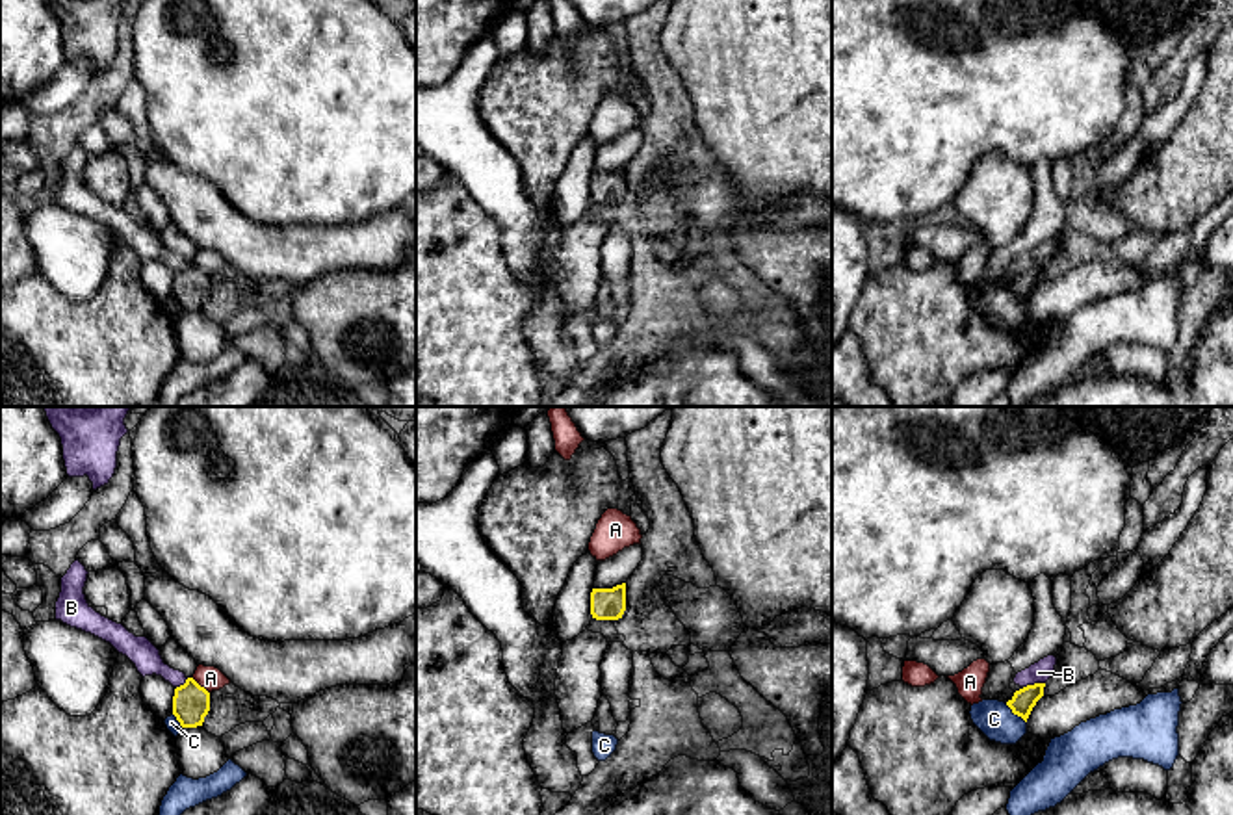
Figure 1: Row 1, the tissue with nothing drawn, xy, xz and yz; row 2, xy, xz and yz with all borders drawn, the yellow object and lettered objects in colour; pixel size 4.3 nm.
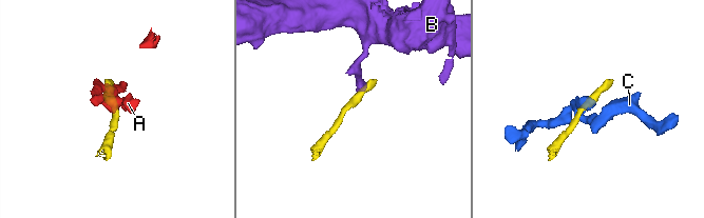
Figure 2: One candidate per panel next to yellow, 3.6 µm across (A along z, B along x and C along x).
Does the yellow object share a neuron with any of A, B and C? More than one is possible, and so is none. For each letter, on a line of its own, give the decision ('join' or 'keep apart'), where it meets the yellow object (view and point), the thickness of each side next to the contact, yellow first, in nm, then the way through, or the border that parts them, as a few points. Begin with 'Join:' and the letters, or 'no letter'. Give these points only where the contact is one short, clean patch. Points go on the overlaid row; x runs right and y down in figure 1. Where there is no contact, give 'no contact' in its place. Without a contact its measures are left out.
Join: no letter
A: keep apart; contact xy (199, 685); calibres 160 and 100 nm; border xy (192, 678), (208, 693)
B: keep apart; contact yz (1035, 684); calibres 100 and 90 nm; border yz (1044, 682), (1024, 687)
C: keep apart; contact yz (1016, 713); calibres 100 and 160 nm; border yz (1005, 704), (1025, 723)

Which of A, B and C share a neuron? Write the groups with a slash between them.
A / B / C

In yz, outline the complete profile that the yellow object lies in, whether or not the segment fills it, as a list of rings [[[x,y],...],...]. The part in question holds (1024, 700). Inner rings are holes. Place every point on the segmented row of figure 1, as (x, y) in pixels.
[[[1045,683],[1027,685],[1014,692],[1014,696],[1006,702],[1014,715],[1021,717],[1025,722],[1036,705],[1036,702],[1044,696]]]

